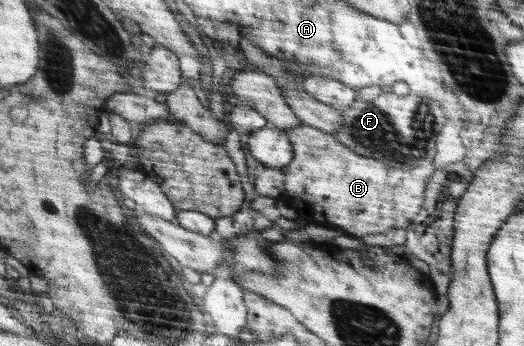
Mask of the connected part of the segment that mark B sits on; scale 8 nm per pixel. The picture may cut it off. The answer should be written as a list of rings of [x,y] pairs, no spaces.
[[[306,124],[286,128],[285,132],[294,147],[294,159],[279,171],[285,175],[285,194],[296,201],[305,223],[316,222],[324,226],[338,228],[350,236],[362,237],[374,233],[384,233],[392,227],[406,227],[418,215],[423,205],[427,180],[414,179],[412,169],[400,169],[384,165],[371,157],[362,157],[336,141],[332,134]]]

